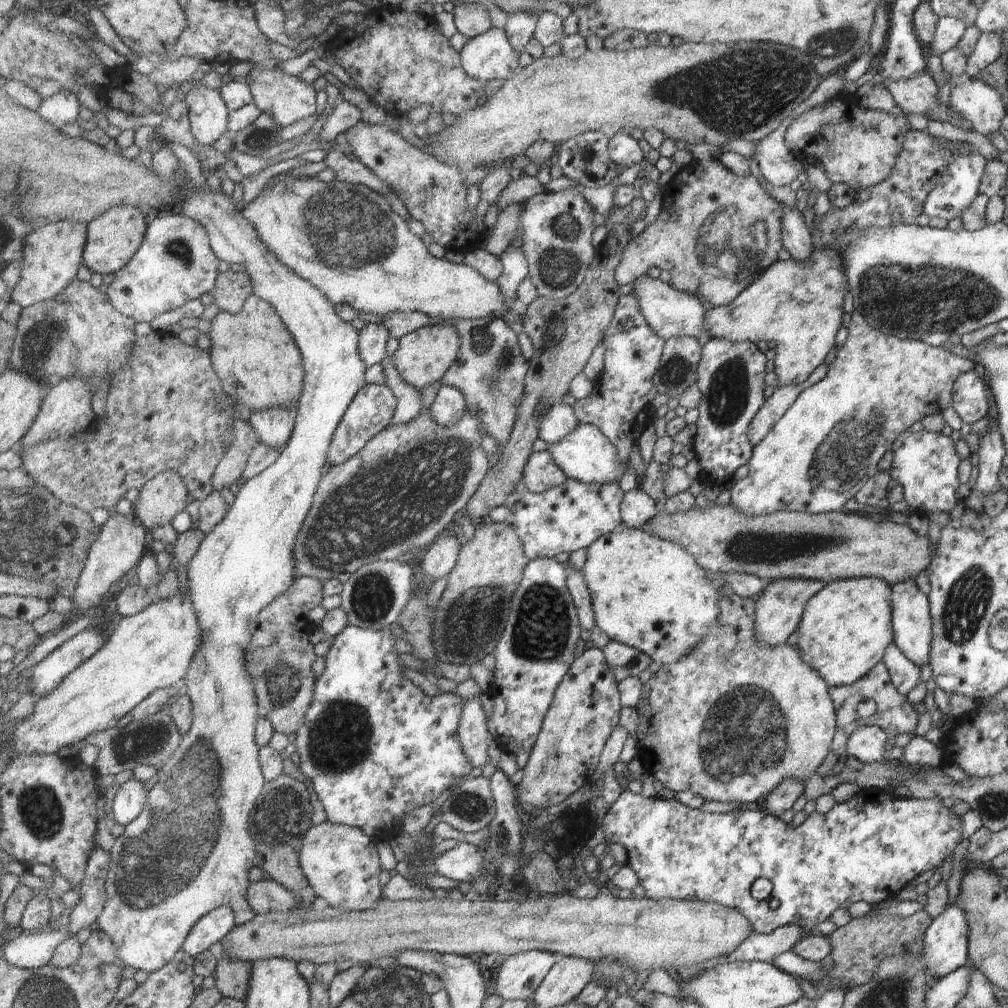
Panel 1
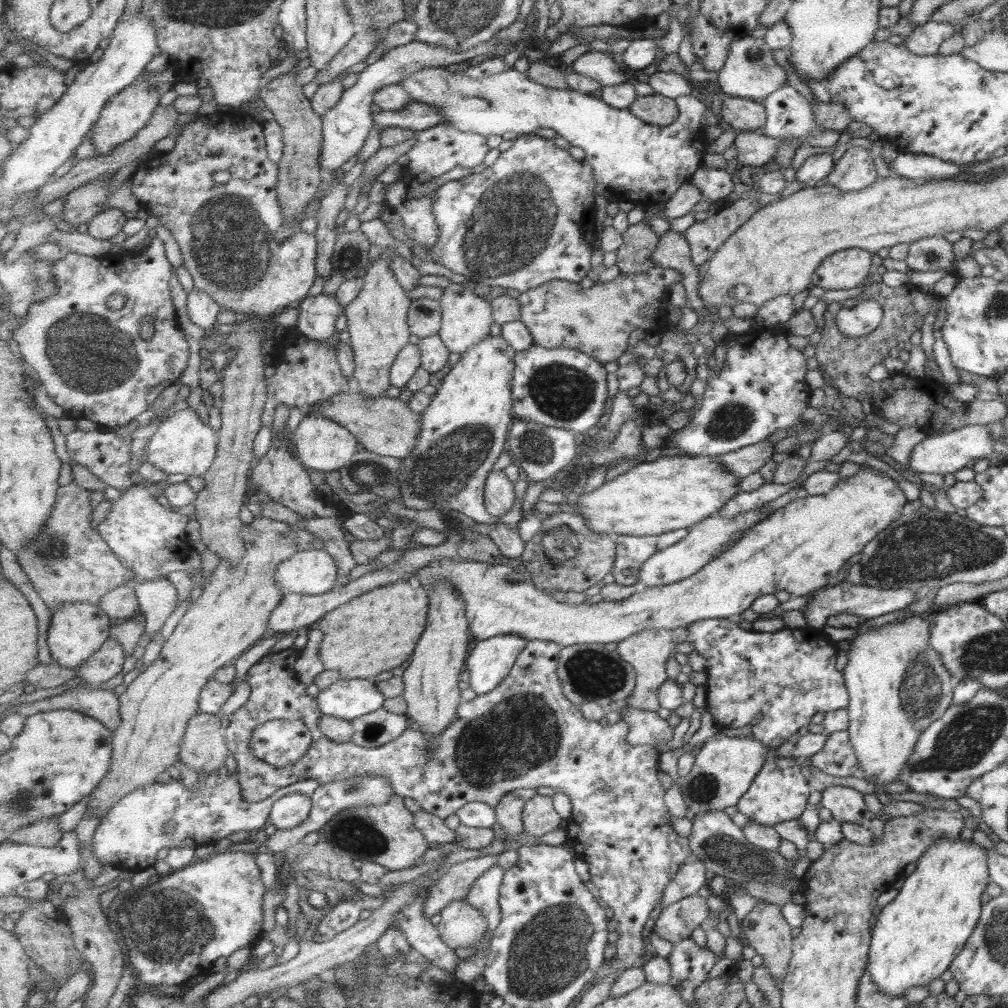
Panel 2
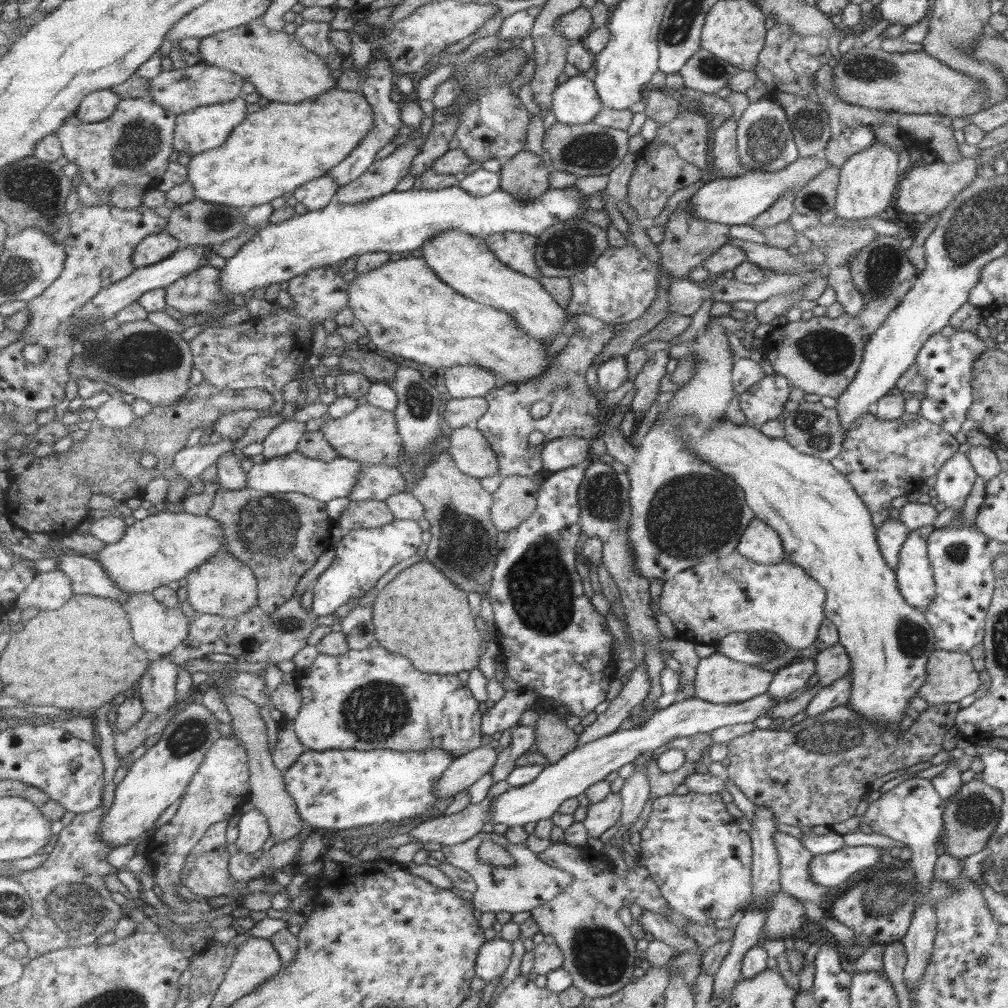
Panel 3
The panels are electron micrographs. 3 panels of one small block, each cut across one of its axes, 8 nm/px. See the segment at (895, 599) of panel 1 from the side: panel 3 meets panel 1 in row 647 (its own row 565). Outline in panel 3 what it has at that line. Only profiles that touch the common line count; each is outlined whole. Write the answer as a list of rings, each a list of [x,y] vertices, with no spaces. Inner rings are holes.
[[[908,531],[903,545],[899,547],[894,573],[897,589],[905,603],[924,613],[935,597],[935,586],[927,558],[926,540],[916,531]]]

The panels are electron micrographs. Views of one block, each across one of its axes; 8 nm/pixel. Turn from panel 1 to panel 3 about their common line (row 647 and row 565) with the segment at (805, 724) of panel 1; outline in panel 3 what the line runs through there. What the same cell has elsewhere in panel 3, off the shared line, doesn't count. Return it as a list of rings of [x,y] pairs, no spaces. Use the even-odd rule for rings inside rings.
[[[733,549],[724,557],[701,562],[689,570],[683,570],[671,580],[665,580],[659,596],[658,612],[664,613],[673,622],[677,638],[693,643],[715,646],[721,638],[732,632],[766,631],[775,634],[787,649],[803,650],[817,638],[817,630],[825,617],[824,598],[823,588],[790,561],[757,564]]]

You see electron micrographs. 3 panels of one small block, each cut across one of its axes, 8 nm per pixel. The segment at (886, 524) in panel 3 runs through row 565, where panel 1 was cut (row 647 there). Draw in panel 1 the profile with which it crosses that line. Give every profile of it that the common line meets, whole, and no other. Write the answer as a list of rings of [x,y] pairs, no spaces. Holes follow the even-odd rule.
[[[891,643],[887,646],[883,658],[881,658],[883,666],[887,669],[889,682],[899,696],[907,696],[907,694],[918,683],[919,669],[913,666],[897,647]]]

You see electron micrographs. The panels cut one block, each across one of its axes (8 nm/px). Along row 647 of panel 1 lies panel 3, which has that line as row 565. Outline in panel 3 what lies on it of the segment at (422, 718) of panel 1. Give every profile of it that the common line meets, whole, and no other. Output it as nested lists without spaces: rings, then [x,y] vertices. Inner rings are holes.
[[[395,520],[373,528],[353,529],[343,534],[335,544],[335,556],[331,565],[312,584],[313,602],[311,610],[319,618],[333,614],[339,606],[351,598],[360,598],[387,574],[395,564],[417,554],[423,544],[423,530],[415,520]]]

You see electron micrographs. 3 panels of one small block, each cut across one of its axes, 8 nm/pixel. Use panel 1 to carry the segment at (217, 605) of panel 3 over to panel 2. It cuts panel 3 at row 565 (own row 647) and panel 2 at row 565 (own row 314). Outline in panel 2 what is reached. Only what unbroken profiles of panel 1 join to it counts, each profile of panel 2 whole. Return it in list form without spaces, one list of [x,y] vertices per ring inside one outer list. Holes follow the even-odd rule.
[[[325,549],[297,551],[278,566],[276,579],[284,594],[318,595],[337,588],[340,567]]]

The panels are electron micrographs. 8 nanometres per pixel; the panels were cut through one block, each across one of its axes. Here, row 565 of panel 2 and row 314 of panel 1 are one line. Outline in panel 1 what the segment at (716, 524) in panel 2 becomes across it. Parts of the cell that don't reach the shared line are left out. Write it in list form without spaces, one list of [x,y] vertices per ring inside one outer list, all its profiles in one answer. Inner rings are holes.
[[[641,276],[633,282],[632,293],[637,296],[639,306],[643,316],[647,318],[647,322],[651,328],[663,338],[669,340],[679,336],[695,336],[700,345],[705,344],[709,340],[709,334],[703,330],[703,314],[705,309],[698,302],[697,298],[689,293],[681,292],[673,288],[668,282],[662,282],[659,278],[653,276]]]

